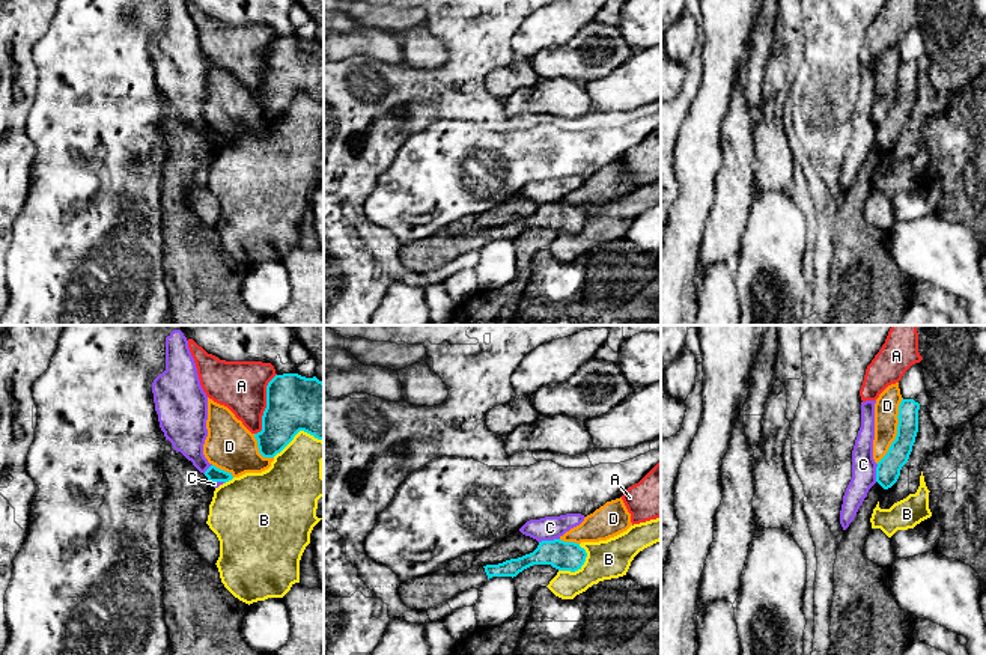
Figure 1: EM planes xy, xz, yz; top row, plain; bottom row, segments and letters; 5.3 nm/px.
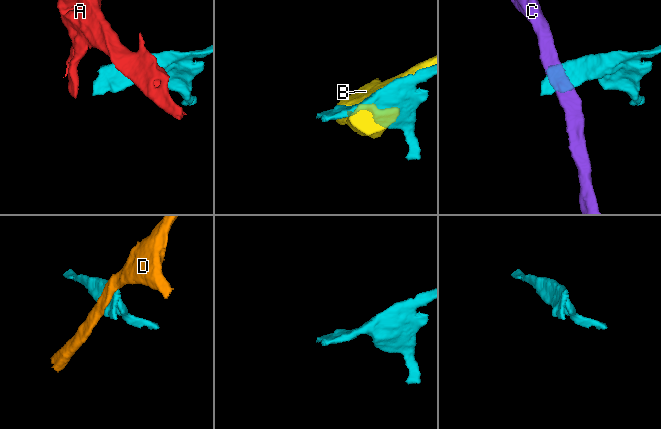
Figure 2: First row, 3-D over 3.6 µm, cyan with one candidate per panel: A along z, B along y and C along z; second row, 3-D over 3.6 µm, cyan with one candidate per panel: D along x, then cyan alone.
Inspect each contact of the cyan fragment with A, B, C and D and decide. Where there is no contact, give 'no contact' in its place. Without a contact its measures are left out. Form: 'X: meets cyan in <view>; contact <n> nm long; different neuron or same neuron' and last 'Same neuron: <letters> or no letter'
A: meets cyan in xy; contact 340 nm long; different neuron
B: meets cyan in xy; contact 280 nm long; different neuron
C: meets cyan in xz; contact 110 nm long; different neuron
D: meets cyan in yz; contact 380 nm long; different neuron
Same neuron: no letter

